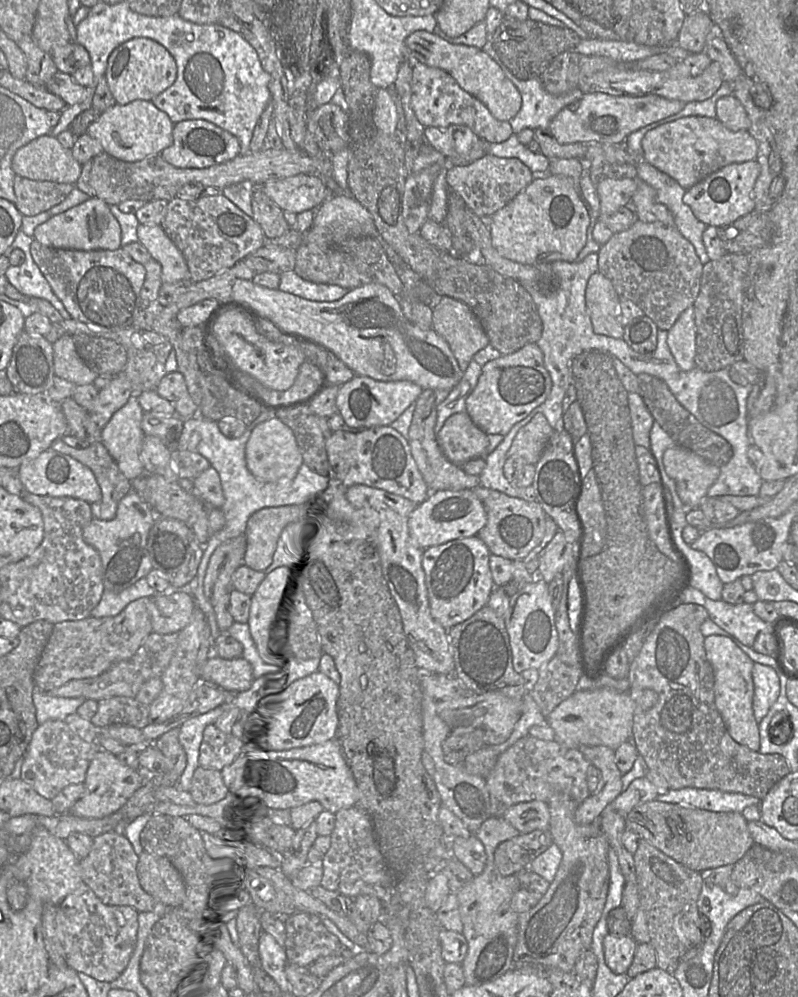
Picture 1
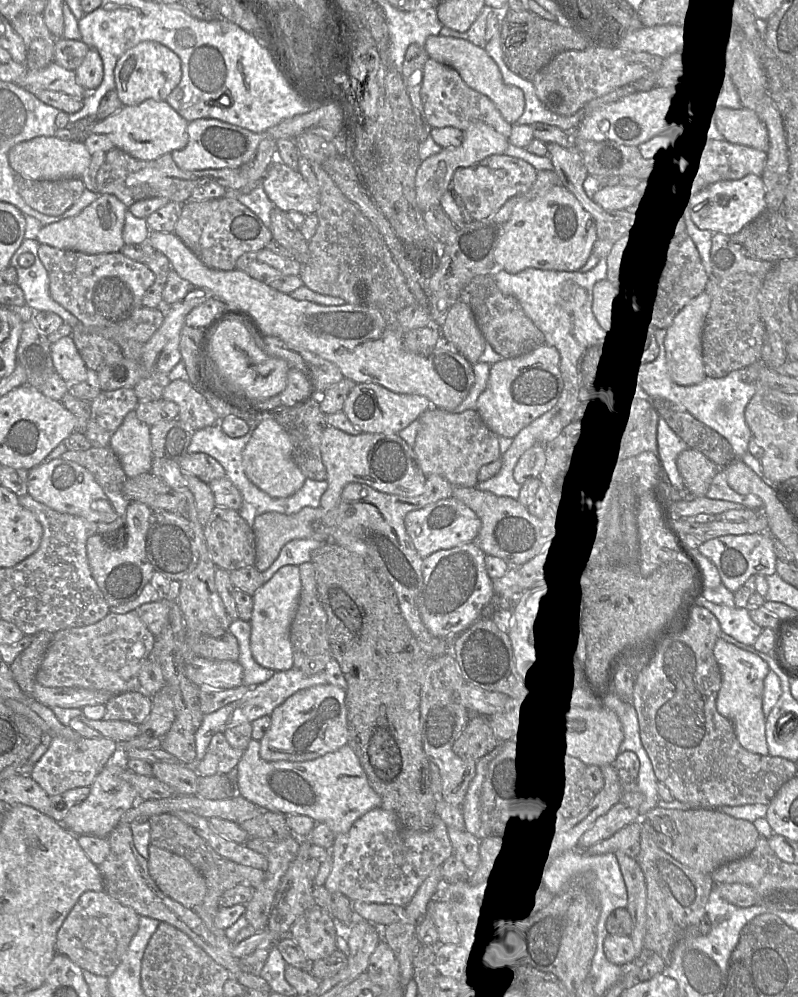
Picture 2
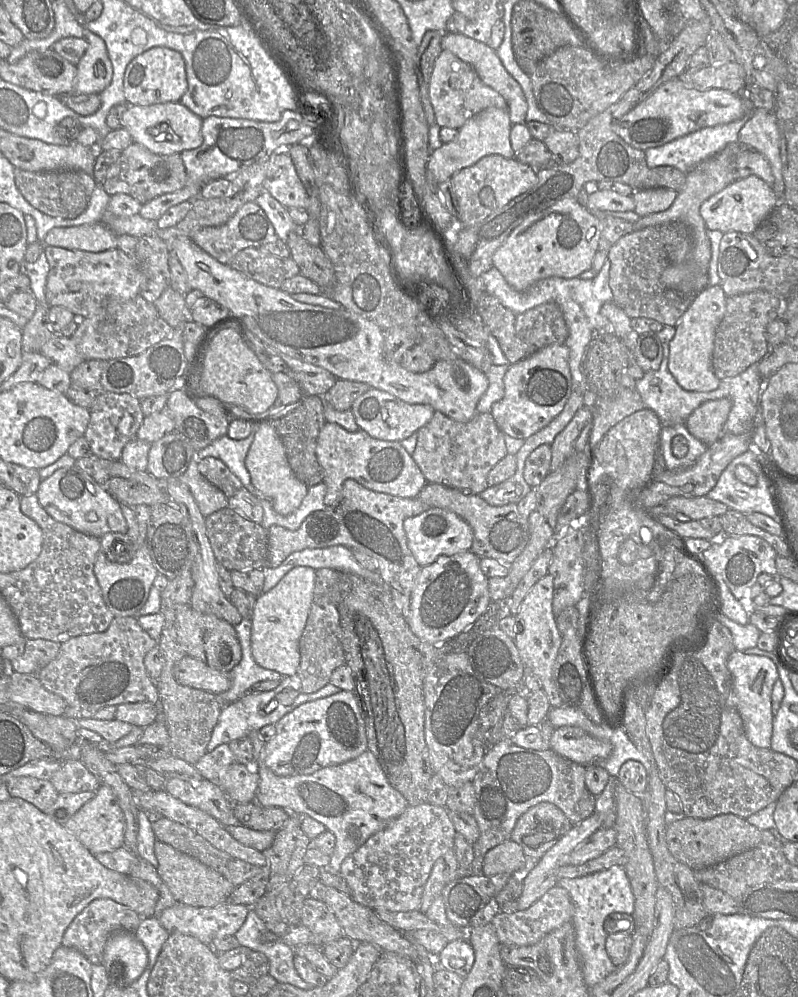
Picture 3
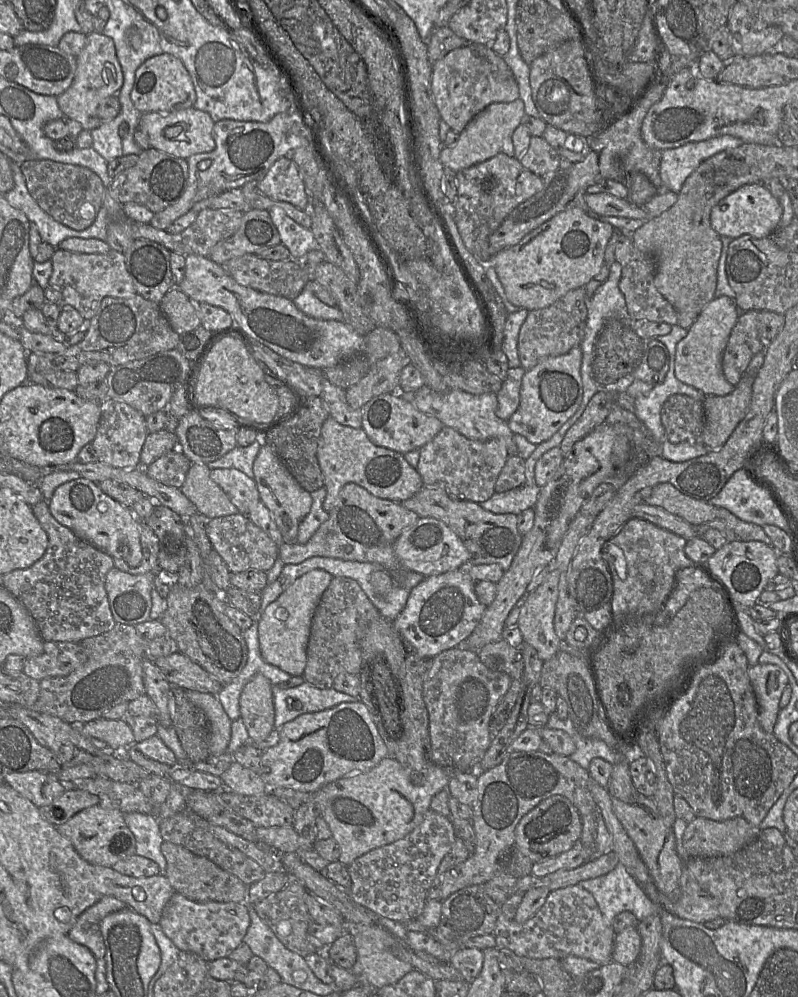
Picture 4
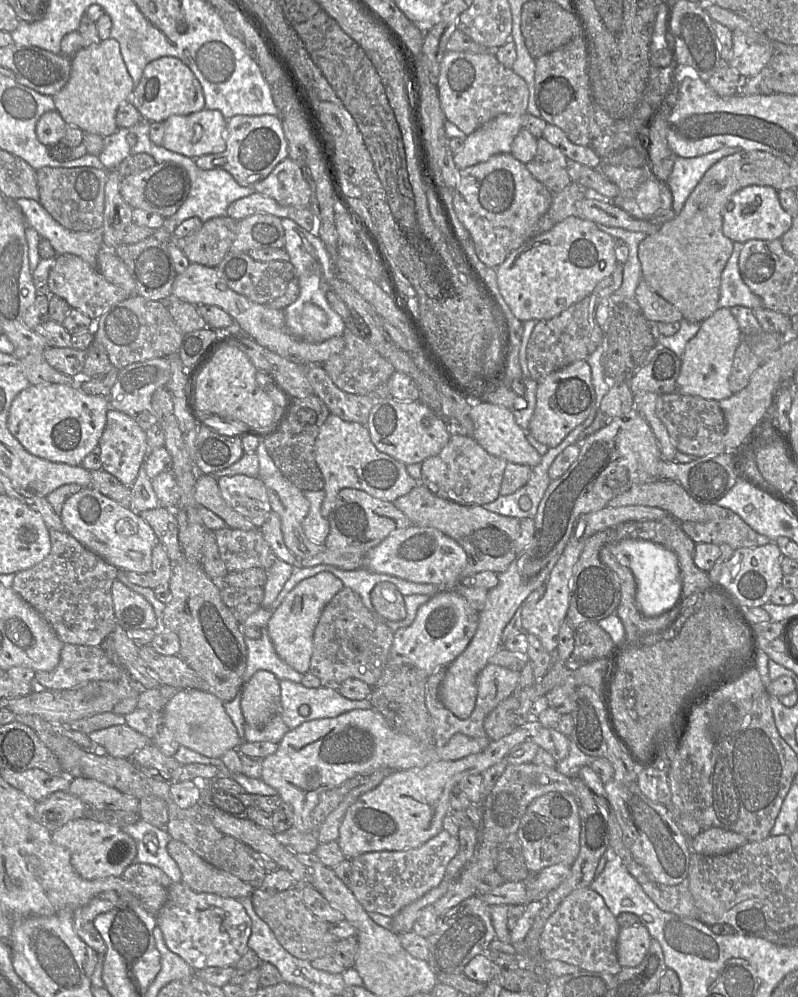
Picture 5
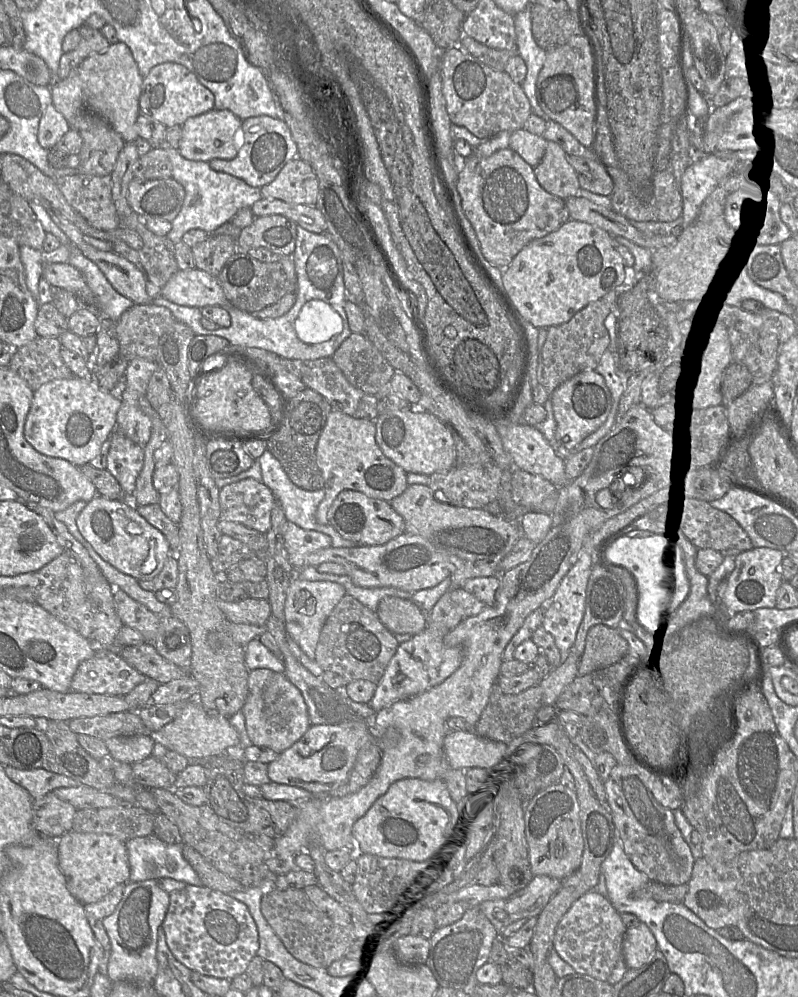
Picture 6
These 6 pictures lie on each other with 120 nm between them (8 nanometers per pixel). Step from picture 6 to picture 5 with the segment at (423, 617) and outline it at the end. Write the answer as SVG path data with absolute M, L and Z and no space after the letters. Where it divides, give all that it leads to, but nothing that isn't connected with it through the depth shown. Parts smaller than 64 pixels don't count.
M377 583L371 591L371 601L377 613L388 620L399 621L406 616L404 596L393 583Z

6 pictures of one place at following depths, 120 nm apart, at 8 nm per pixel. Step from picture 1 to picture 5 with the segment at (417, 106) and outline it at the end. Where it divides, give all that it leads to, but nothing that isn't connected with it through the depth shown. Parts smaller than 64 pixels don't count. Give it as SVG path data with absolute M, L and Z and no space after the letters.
M494 51L481 54L446 52L440 63L437 90L445 120L452 122L466 135L500 114L527 113L529 93L525 81L512 69L503 66Z

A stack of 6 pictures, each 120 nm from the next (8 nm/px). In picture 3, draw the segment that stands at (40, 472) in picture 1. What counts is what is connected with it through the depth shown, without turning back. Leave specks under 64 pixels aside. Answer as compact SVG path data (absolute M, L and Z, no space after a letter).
M78 468L57 469L51 476L41 480L36 496L51 517L79 532L100 538L109 532L126 534L128 531L120 502Z

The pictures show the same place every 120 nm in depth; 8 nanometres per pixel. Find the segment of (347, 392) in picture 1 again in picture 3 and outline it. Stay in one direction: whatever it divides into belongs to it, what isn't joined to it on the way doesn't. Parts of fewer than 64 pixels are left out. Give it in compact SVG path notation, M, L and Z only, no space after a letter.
M372 387L353 402L350 410L360 430L379 440L397 442L417 433L432 419L435 412L429 405L409 404L385 391Z

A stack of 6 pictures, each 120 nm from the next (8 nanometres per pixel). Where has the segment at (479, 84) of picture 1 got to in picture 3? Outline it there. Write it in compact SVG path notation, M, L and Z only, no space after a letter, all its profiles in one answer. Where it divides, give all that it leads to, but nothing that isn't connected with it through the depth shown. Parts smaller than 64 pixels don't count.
M445 33L441 39L443 51L450 51L462 61L471 65L480 79L490 88L497 91L507 102L511 123L524 124L527 114L527 102L520 84L508 73L496 51L477 40L457 33Z

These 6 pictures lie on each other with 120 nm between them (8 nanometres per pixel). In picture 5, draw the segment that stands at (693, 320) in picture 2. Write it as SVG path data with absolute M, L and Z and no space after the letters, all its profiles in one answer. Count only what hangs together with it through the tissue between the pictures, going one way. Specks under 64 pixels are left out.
M718 308L700 323L700 328L686 344L681 356L681 368L677 377L677 391L683 395L700 396L708 400L722 400L734 393L729 376L734 354L742 340L739 324L729 308Z

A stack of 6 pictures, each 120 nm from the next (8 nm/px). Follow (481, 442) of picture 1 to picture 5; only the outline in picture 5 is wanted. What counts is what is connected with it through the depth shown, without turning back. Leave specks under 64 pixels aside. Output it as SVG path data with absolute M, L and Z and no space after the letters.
M453 433L446 446L437 455L422 462L420 484L448 501L460 505L483 506L500 496L506 465L506 460L489 454L472 436Z

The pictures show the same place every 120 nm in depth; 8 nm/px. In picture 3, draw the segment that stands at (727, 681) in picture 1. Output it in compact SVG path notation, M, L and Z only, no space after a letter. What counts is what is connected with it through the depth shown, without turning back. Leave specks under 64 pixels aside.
M735 650L728 658L727 667L732 678L731 691L727 705L734 707L740 714L747 739L756 747L771 748L774 714L771 707L771 692L774 683L779 679L777 665L768 657L746 654Z

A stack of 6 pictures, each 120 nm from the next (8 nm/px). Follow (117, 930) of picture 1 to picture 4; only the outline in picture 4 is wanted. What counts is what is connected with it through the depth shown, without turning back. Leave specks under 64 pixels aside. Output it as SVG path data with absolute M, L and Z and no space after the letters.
M104 896L87 908L68 932L68 937L88 948L96 959L105 957L105 944L100 921L110 913L126 908L126 904L112 896Z

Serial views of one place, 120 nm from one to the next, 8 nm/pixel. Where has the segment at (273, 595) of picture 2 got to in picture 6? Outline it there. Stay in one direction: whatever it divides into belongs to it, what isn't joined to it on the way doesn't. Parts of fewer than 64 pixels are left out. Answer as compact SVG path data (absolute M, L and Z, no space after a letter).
M294 576L288 588L284 609L284 626L287 634L305 655L315 660L321 630L334 607L346 594L345 588L332 581L307 581Z

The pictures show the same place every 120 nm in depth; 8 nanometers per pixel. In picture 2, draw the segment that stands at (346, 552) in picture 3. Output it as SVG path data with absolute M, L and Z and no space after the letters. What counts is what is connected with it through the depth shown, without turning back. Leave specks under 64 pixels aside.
M294 539L289 541L282 547L279 556L273 564L262 572L263 582L270 580L282 566L299 566L302 563L310 562L312 552L324 543L314 539Z

